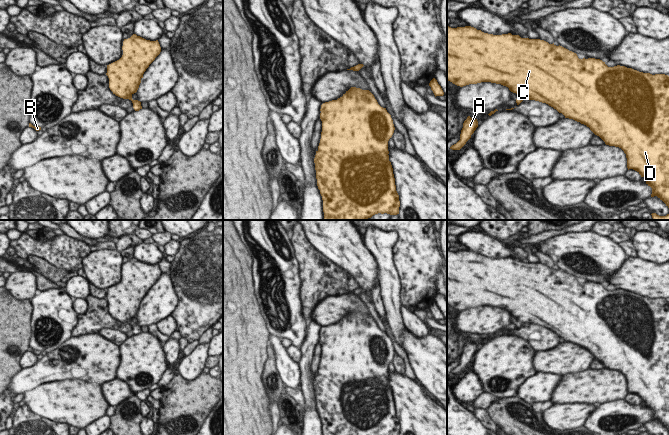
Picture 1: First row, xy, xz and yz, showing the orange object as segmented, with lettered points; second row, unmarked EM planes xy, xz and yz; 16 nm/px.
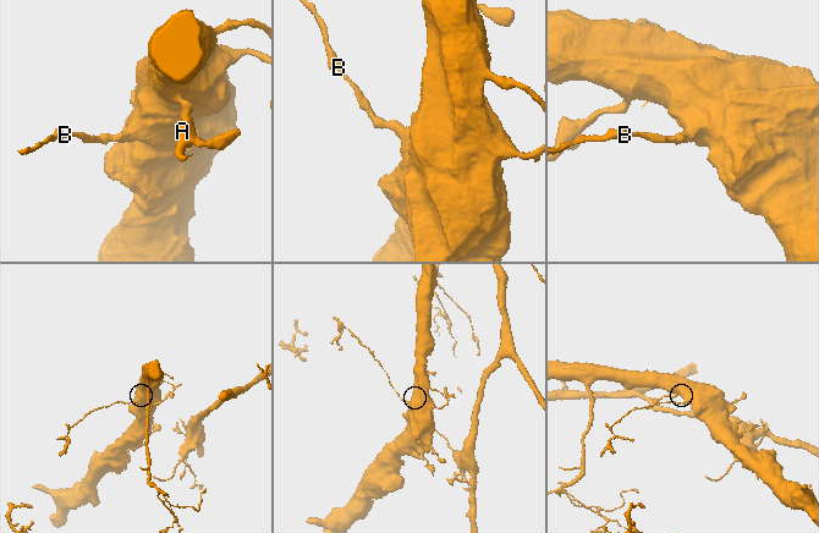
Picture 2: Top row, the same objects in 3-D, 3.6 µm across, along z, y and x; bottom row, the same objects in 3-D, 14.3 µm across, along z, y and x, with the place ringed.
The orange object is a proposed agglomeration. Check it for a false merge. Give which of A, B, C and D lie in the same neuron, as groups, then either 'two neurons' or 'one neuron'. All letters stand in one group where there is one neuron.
groups A B C D; one neuron

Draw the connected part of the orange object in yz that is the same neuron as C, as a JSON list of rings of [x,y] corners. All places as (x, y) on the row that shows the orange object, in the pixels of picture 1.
[[[447,26],[447,81],[463,87],[469,84],[481,82],[491,82],[501,84],[517,94],[516,103],[519,105],[524,99],[535,100],[546,103],[562,113],[565,118],[573,119],[581,124],[586,125],[597,136],[599,136],[606,145],[621,148],[626,154],[627,168],[637,171],[641,177],[646,179],[646,184],[652,188],[651,197],[657,196],[669,208],[669,76],[665,74],[643,73],[625,66],[608,67],[600,59],[588,58],[579,59],[577,54],[569,51],[562,46],[556,46],[554,43],[540,39],[521,38],[519,35],[511,33],[502,35],[493,35],[484,33],[471,26],[451,28]]]

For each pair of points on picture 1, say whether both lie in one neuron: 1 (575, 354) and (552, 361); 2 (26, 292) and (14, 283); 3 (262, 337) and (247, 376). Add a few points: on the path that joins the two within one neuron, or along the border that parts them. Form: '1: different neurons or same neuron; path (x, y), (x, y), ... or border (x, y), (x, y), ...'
1: same neuron; path (569, 358), (558, 360)
2: same neuron; path (23, 289), (17, 284)
3: same neuron; path (252, 347), (247, 352), (247, 366)

